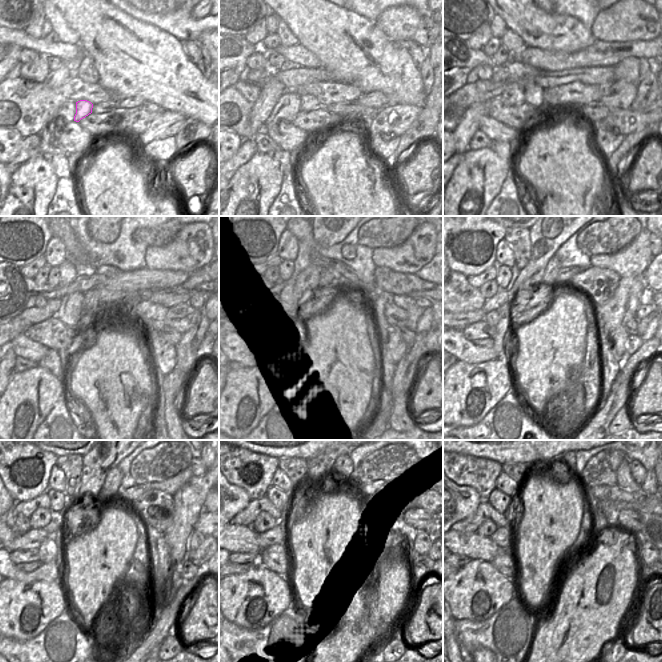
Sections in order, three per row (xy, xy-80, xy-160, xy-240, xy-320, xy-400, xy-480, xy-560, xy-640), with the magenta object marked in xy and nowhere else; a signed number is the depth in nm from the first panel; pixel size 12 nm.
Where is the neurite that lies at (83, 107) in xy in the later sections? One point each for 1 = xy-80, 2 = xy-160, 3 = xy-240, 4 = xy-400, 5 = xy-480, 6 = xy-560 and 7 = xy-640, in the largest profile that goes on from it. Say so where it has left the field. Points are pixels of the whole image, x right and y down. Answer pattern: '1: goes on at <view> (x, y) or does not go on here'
1: goes on at xy-80 (309, 103)
2: goes on at xy-160 (534, 95)
3: goes on at xy-240 (98, 296)
4: goes on at xy-400 (553, 269)
5: goes on at xy-480 (112, 484)
6: goes on at xy-560 (343, 467)
7: goes on at xy-640 (568, 461)

